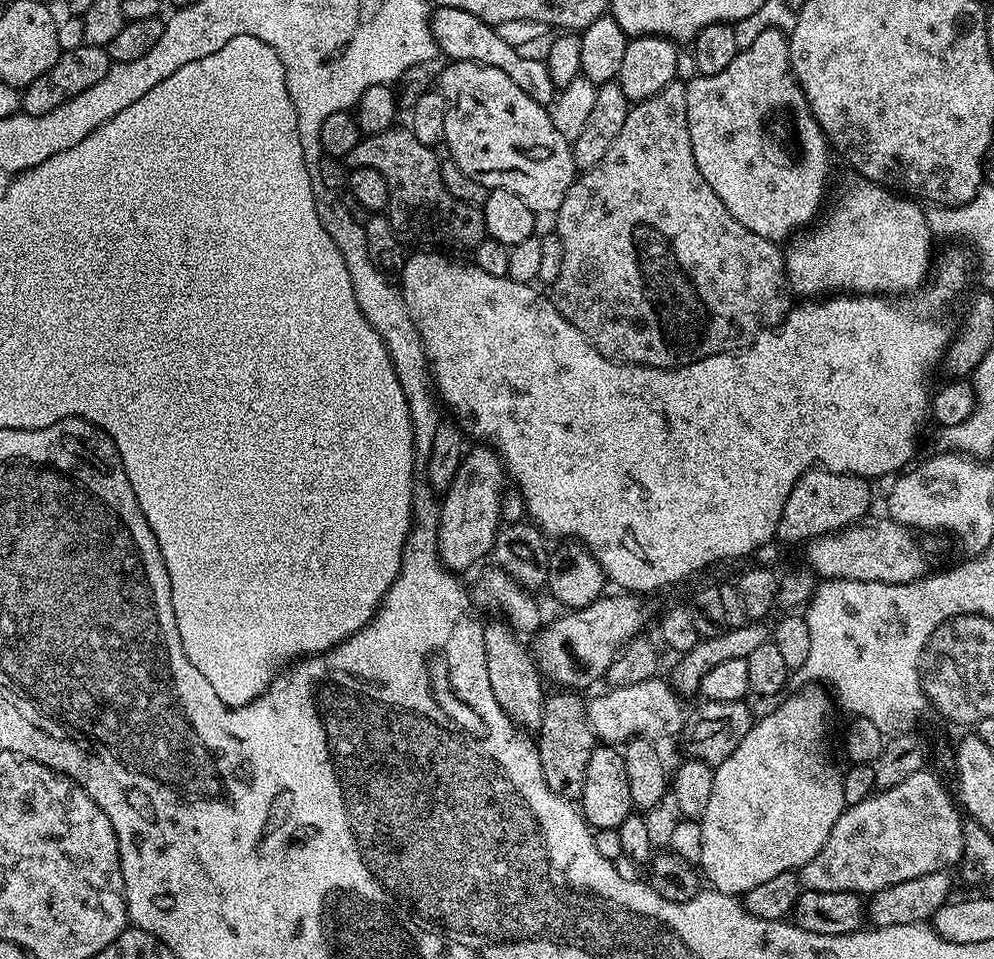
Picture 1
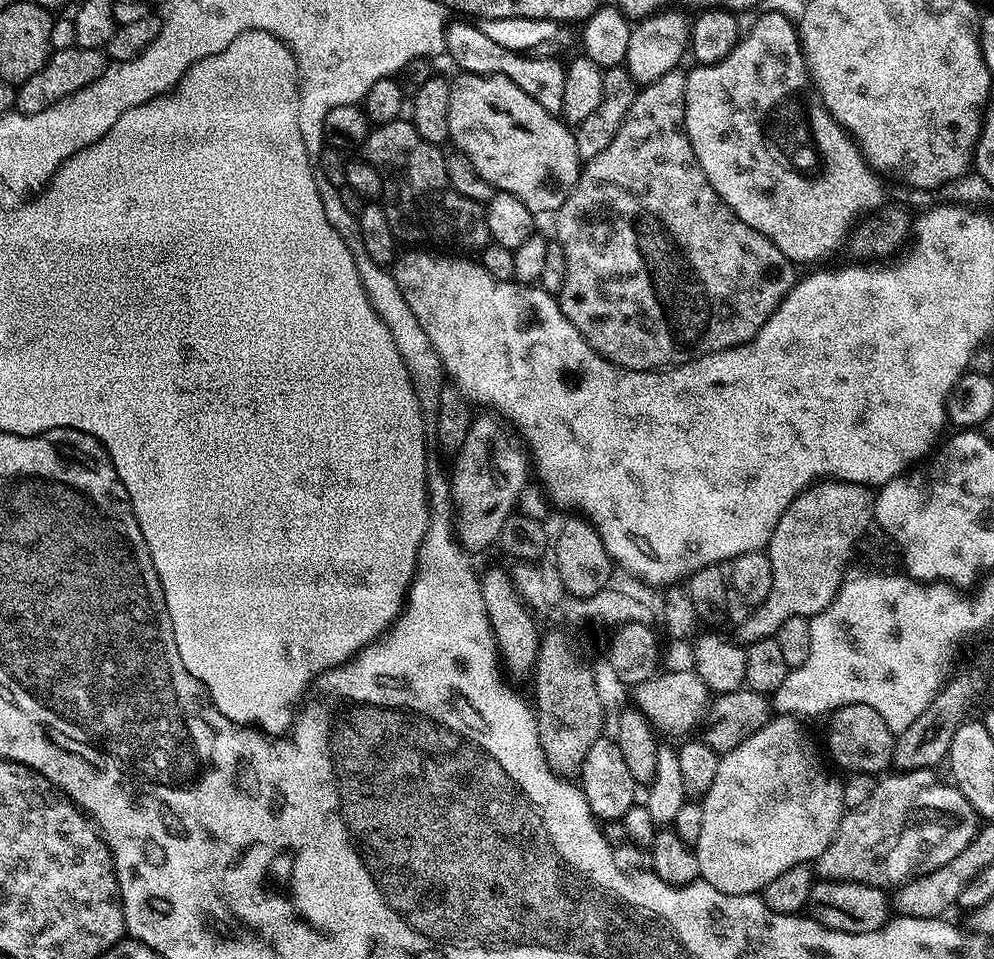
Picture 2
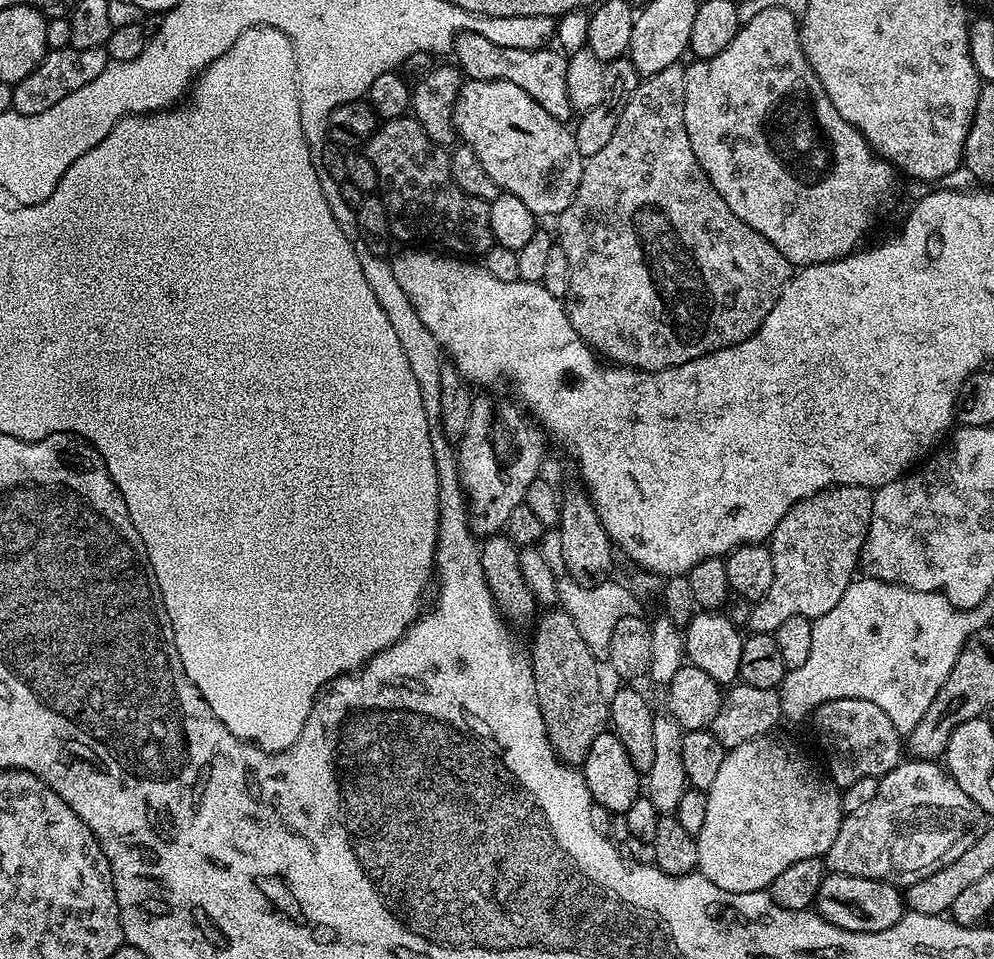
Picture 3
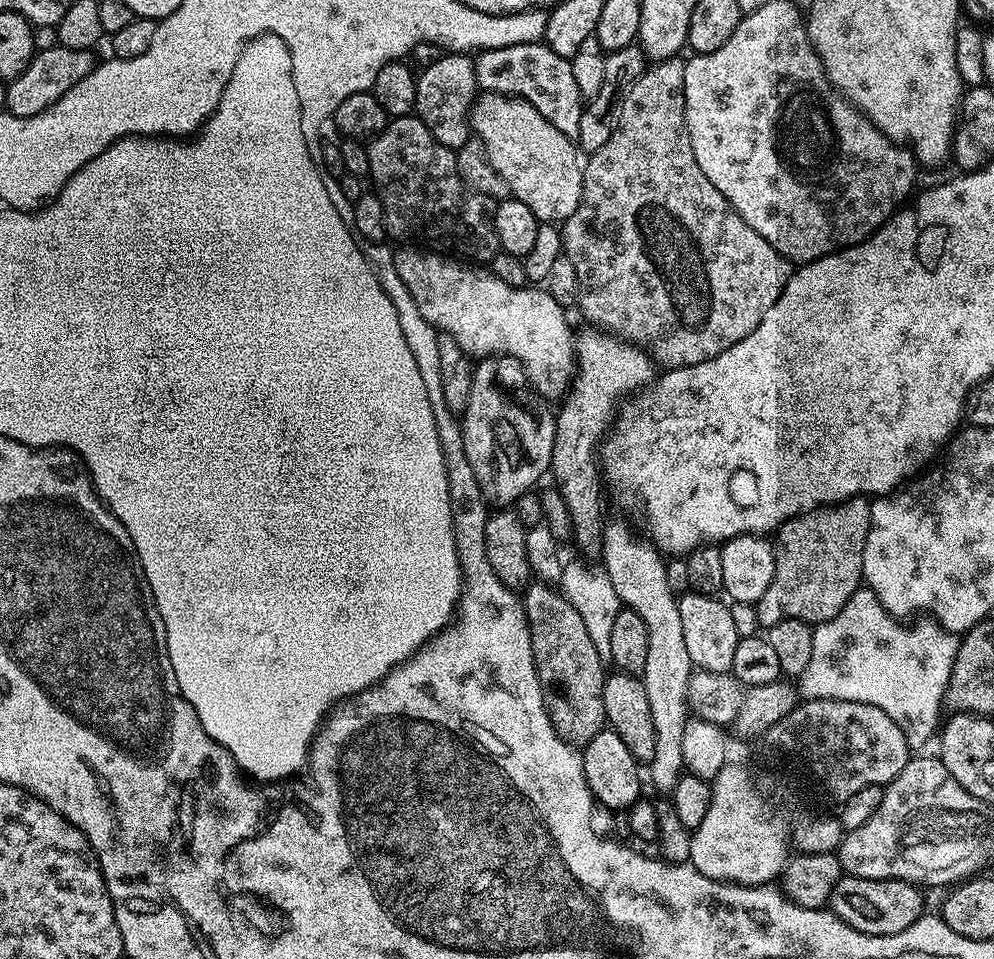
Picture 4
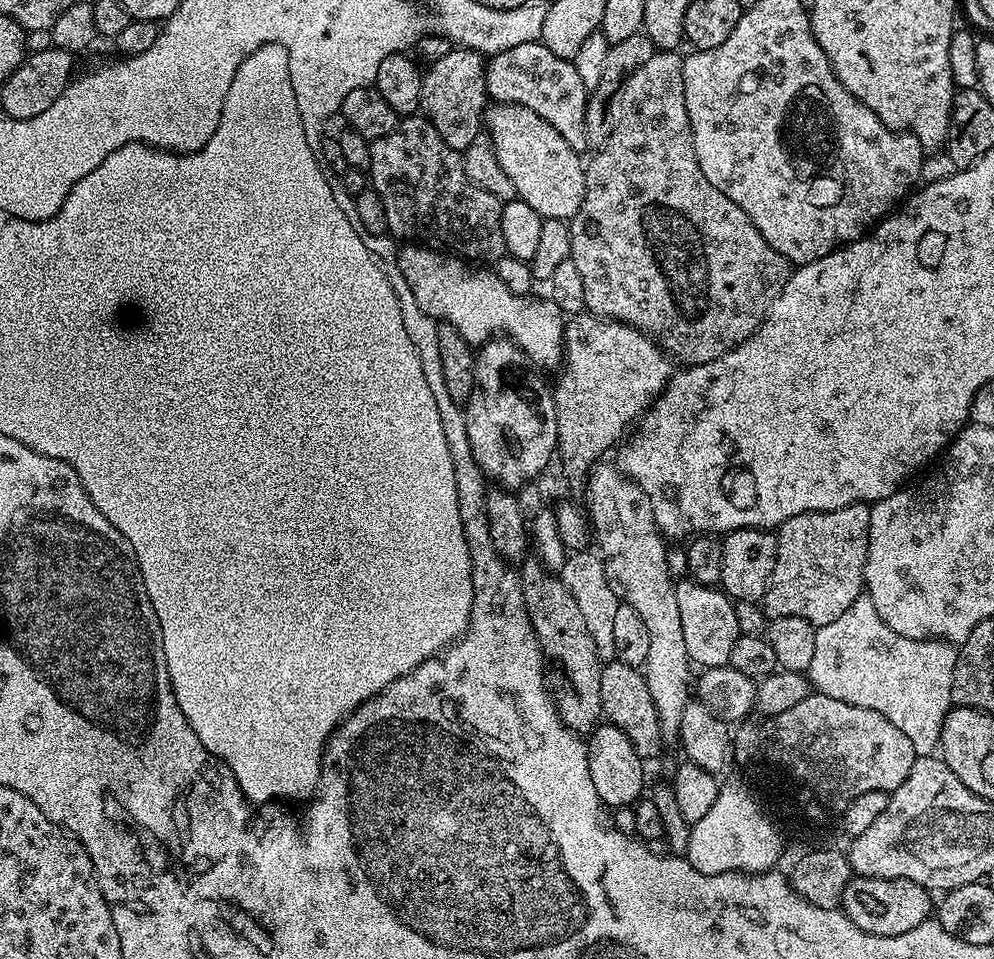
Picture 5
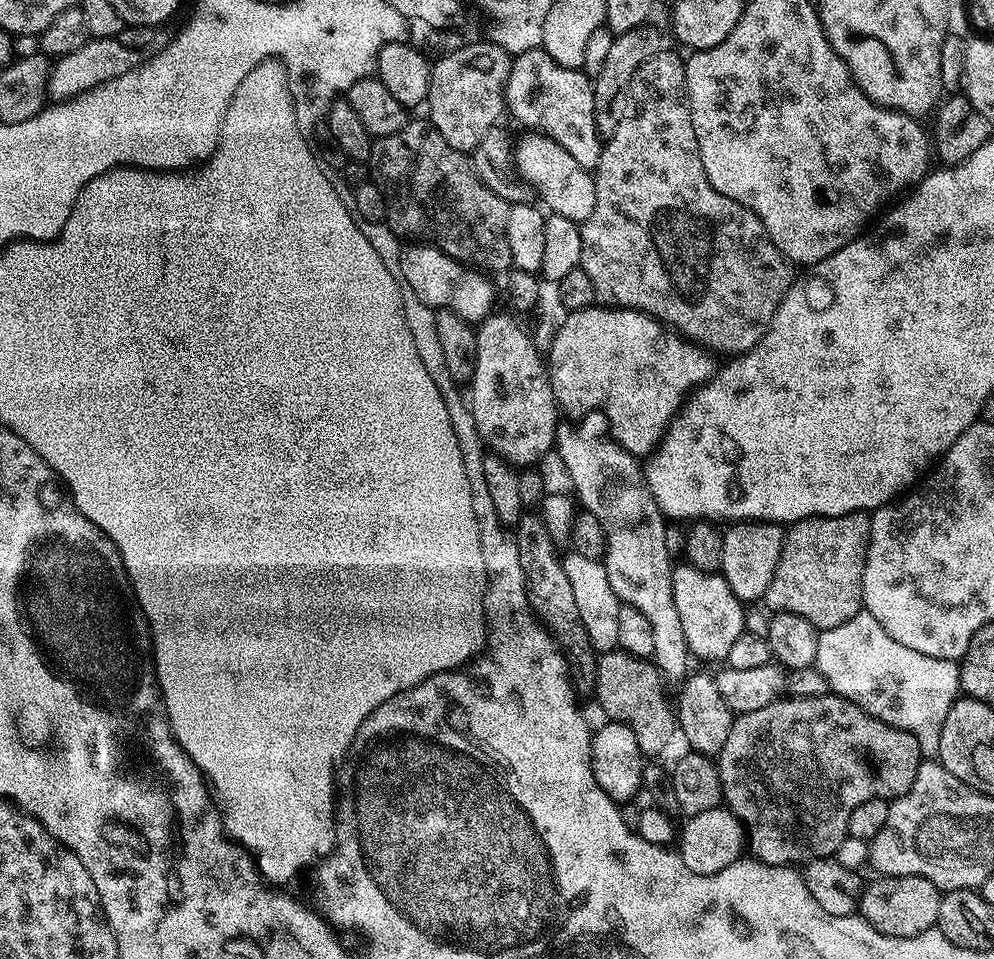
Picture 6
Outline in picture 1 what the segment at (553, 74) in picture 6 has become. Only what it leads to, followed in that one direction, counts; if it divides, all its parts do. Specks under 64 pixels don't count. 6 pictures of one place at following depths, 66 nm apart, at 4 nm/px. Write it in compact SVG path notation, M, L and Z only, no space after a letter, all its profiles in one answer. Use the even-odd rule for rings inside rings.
M436 8L431 13L430 19L436 47L443 55L444 52L448 55L449 61L465 60L466 62L478 62L491 68L497 68L502 70L502 74L506 74L506 78L510 78L510 82L514 82L514 86L518 86L518 90L530 94L530 98L534 98L534 102L548 106L555 100L558 89L556 81L550 78L547 63L543 59L535 60L532 56L524 56L528 54L521 54L514 46L502 42L502 38L496 33L493 25L482 22L482 18L474 18L474 14L466 14L466 10L454 10L453 8Z

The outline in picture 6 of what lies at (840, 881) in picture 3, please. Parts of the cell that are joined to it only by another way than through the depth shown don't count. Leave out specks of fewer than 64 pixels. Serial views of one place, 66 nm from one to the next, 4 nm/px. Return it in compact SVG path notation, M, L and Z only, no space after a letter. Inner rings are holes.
M890 876L876 878L872 885L861 891L858 912L871 928L877 928L887 936L910 938L923 932L931 932L937 927L938 906L941 889L921 876Z

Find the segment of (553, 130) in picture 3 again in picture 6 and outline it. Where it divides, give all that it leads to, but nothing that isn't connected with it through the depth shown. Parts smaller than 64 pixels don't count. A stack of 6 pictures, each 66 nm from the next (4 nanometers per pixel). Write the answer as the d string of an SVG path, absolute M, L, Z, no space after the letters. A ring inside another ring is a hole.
M529 131L526 135L517 139L514 144L516 171L520 179L540 195L539 203L553 216L570 218L582 222L594 210L594 182L593 173L589 169L578 166L558 142L554 142L543 132Z

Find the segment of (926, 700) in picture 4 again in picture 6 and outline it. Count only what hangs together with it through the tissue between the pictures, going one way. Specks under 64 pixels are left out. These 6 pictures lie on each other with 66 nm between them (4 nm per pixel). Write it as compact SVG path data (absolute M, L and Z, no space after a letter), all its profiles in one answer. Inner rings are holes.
M861 610L854 618L842 622L842 626L826 628L820 632L814 666L820 671L822 678L826 678L829 689L835 695L854 702L862 710L890 726L914 734L921 757L932 758L939 753L942 722L946 722L950 706L961 695L960 666L957 661L930 658L930 654L918 654L918 650L910 650L910 646L894 642L894 638L890 638L890 634L886 634L886 630L878 626L869 612Z

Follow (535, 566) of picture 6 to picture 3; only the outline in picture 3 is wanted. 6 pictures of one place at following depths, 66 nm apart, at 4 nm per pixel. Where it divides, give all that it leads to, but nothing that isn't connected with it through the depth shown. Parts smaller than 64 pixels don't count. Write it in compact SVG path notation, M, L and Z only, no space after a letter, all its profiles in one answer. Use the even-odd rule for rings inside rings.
M561 610L545 612L548 613L535 621L536 633L532 636L530 663L536 687L534 699L542 714L547 747L564 763L580 766L590 746L594 746L594 738L605 732L610 724L610 704L600 685L602 668L578 634L570 614Z

